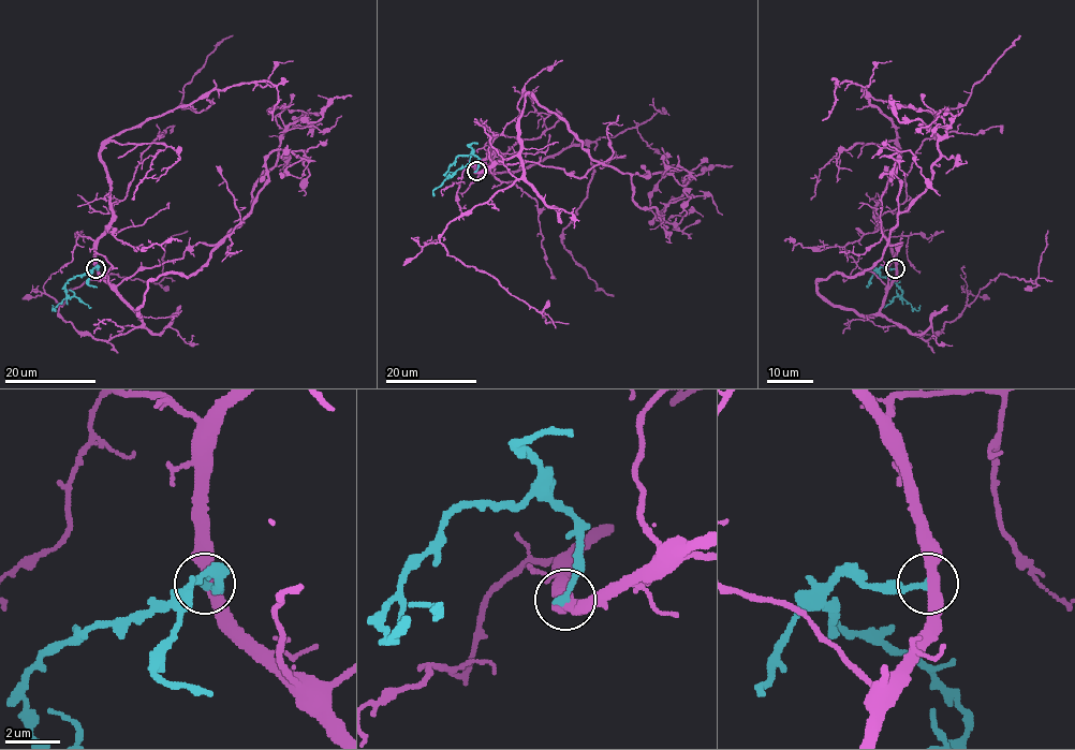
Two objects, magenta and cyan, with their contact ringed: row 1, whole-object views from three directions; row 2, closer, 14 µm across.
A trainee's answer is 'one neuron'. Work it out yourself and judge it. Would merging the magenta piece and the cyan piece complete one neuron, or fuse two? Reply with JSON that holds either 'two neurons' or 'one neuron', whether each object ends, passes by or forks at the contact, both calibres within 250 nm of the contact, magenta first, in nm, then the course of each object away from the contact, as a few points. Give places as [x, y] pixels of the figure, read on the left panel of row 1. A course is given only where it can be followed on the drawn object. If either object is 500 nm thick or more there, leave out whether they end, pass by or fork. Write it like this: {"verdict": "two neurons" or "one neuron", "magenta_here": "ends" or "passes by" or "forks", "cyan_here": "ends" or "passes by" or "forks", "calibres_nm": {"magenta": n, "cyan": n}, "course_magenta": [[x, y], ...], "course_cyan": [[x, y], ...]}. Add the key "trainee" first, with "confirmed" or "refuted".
{"trainee": "refuted", "verdict": "two neurons", "magenta_here": "passes by", "cyan_here": "ends", "calibres_nm": {"magenta": 440, "cyan": 280}, "course_magenta": [[96, 268], [96, 241], [113, 218], [103, 146], [205, 97], [205, 109], [182, 107], [183, 87], [233, 35]], "course_cyan": [[96, 268], [73, 276], [65, 284], [67, 293], [89, 308]]}

